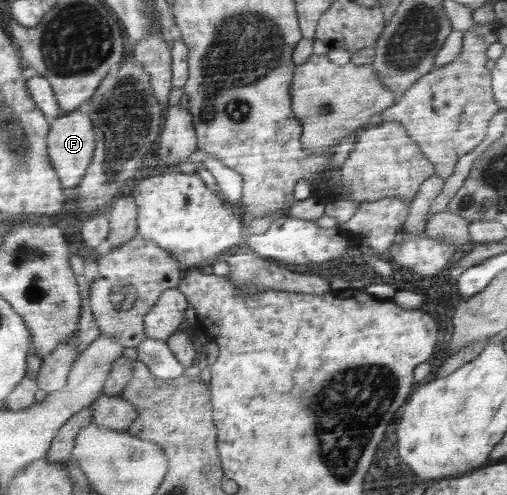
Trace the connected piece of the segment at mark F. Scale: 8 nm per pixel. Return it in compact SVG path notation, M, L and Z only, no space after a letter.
M81 109L65 113L52 123L48 138L50 155L65 188L78 188L87 176L90 166L94 163L95 151L98 150L98 130L94 119Z

